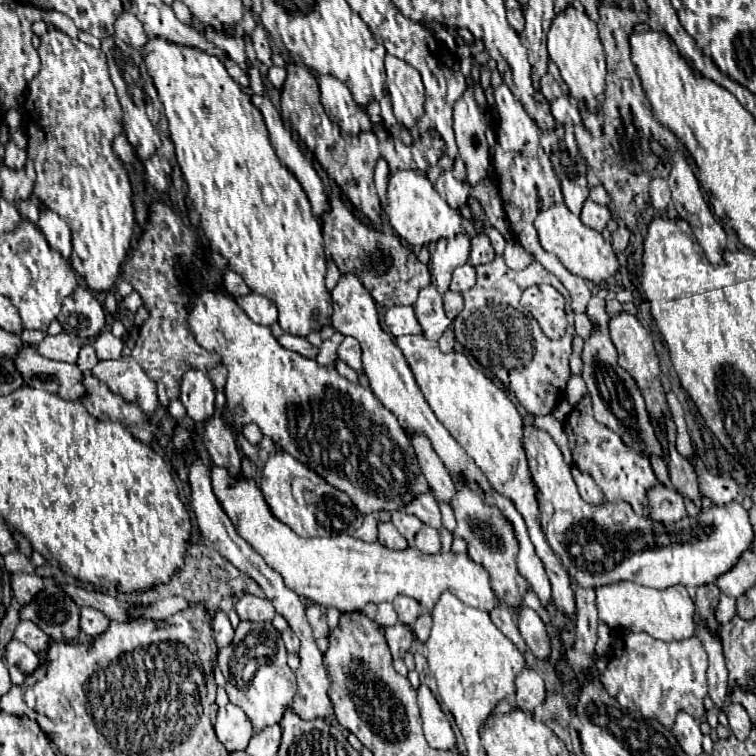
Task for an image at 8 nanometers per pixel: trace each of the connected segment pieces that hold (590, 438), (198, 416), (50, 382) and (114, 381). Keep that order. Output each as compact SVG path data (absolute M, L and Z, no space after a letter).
M584 395L580 403L572 409L568 419L564 421L564 431L568 435L568 447L572 451L576 467L596 481L608 501L628 501L638 515L648 517L646 489L656 483L656 475L650 467L650 461L642 453L636 453L632 447L628 447L614 431L594 419L590 395Z
M190 369L182 377L180 401L194 421L206 421L214 413L214 387L204 371Z
M24 347L14 359L18 371L24 377L26 385L42 387L62 395L62 399L84 399L86 385L84 373L78 369L76 363L62 363L52 361L42 355L34 347Z
M116 359L116 361L100 361L92 375L106 383L110 391L124 397L126 401L138 403L144 413L152 415L158 407L156 397L156 383L138 367L138 363L130 359Z

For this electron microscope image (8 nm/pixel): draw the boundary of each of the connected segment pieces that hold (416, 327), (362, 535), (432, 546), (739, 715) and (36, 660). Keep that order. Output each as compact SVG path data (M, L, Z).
M404 305L388 307L386 313L384 313L384 323L386 323L386 331L394 337L422 333L422 327L416 321L412 307L404 307Z
M364 515L364 523L362 523L360 529L356 529L354 537L362 539L362 541L376 541L376 537L378 537L376 517L374 515Z
M422 527L422 531L418 531L416 535L416 543L414 543L422 553L440 553L442 543L440 543L440 533L434 531L432 527Z
M726 697L724 705L722 705L722 711L728 717L732 735L736 735L738 739L746 739L746 735L750 733L750 727L752 727L752 721L750 721L746 709L740 703L732 701L732 697Z
M12 639L6 647L6 661L8 665L16 665L22 673L34 673L40 665L40 657L30 649L26 647L24 643Z

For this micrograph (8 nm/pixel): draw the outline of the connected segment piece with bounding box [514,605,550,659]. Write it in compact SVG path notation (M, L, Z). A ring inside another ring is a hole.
M520 605L514 611L516 611L518 629L520 629L526 645L530 647L530 651L538 659L546 659L550 655L550 641L548 641L548 635L546 635L546 625L538 617L538 613L534 609L530 609L530 607Z

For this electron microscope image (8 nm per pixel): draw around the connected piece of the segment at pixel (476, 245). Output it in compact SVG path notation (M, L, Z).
M478 231L474 237L472 237L472 243L470 243L470 263L474 265L480 265L480 263L490 263L494 259L494 249L490 245L490 239L486 237L484 231Z

